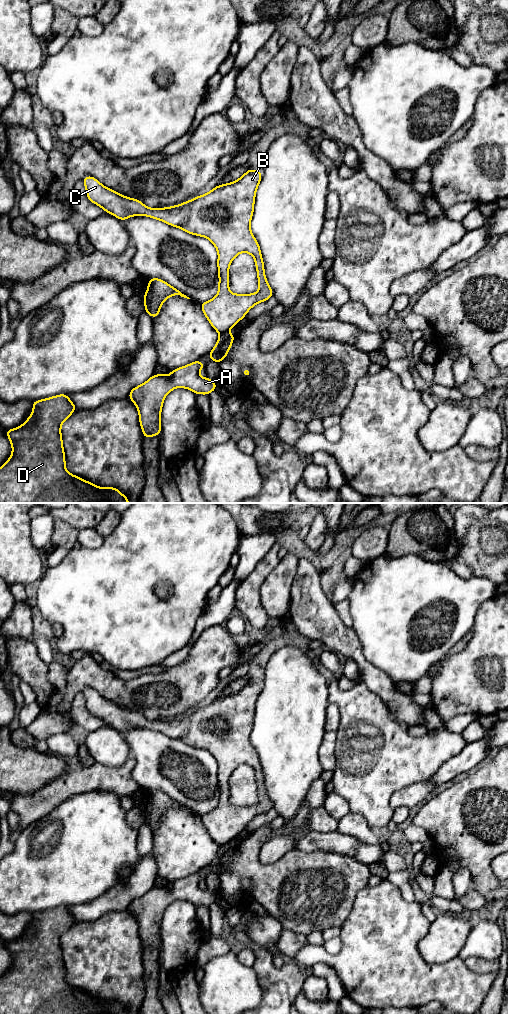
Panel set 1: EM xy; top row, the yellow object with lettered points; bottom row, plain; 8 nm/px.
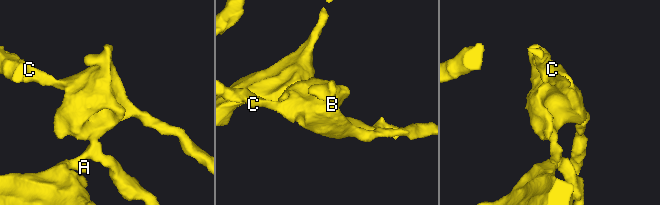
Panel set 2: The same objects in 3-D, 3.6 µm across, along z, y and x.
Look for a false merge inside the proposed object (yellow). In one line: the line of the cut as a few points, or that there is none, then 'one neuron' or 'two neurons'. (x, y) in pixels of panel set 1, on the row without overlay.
cut xy (226, 843), (220, 846); two neurons

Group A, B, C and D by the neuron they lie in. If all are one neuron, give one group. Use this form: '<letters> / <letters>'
A D / B C

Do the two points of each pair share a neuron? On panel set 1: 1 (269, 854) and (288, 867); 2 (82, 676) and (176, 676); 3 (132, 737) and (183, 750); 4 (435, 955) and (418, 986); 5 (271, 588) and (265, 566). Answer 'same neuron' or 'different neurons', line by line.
1: different neurons
2: same neuron
3: same neuron
4: different neurons
5: different neurons

